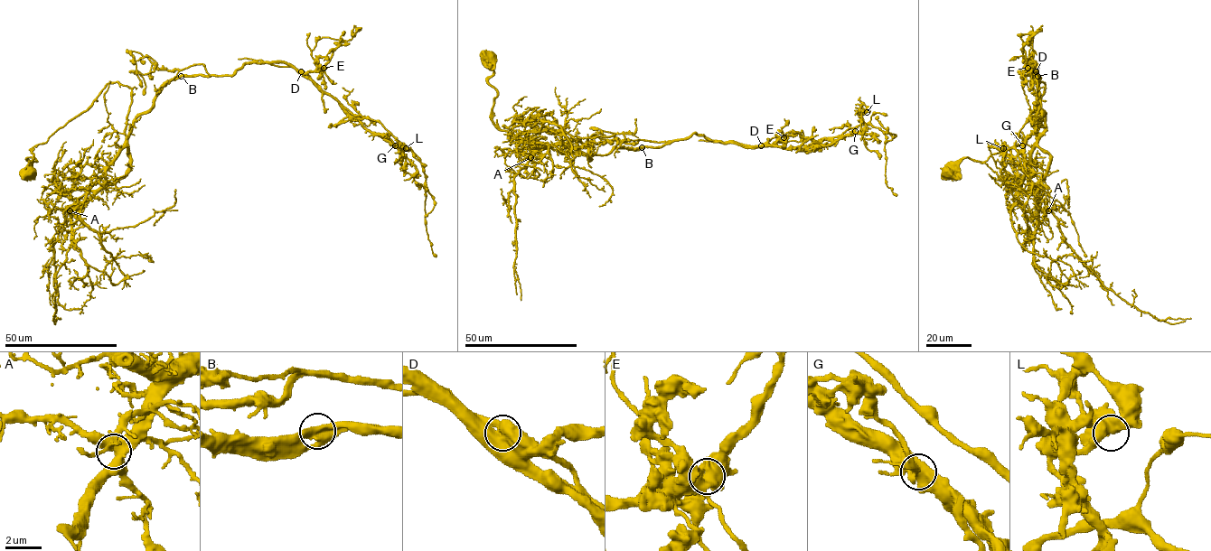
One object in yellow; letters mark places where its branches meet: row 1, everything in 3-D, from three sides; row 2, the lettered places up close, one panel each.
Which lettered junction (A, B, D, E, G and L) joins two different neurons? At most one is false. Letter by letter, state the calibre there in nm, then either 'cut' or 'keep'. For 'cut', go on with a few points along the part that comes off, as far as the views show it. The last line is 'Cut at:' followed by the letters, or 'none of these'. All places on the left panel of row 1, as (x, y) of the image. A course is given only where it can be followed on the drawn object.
A: 600 nm thick; keep
B: 600 nm thick; keep
D: 1050 nm thick; cut; foreign part runs (301, 71), (353, 114), (379, 122), (418, 158), (425, 174), (427, 232), (432, 252), (436, 256)
E: 650 nm thick; keep
G: 600 nm thick; keep
L: 650 nm thick; keep
Cut at: D

